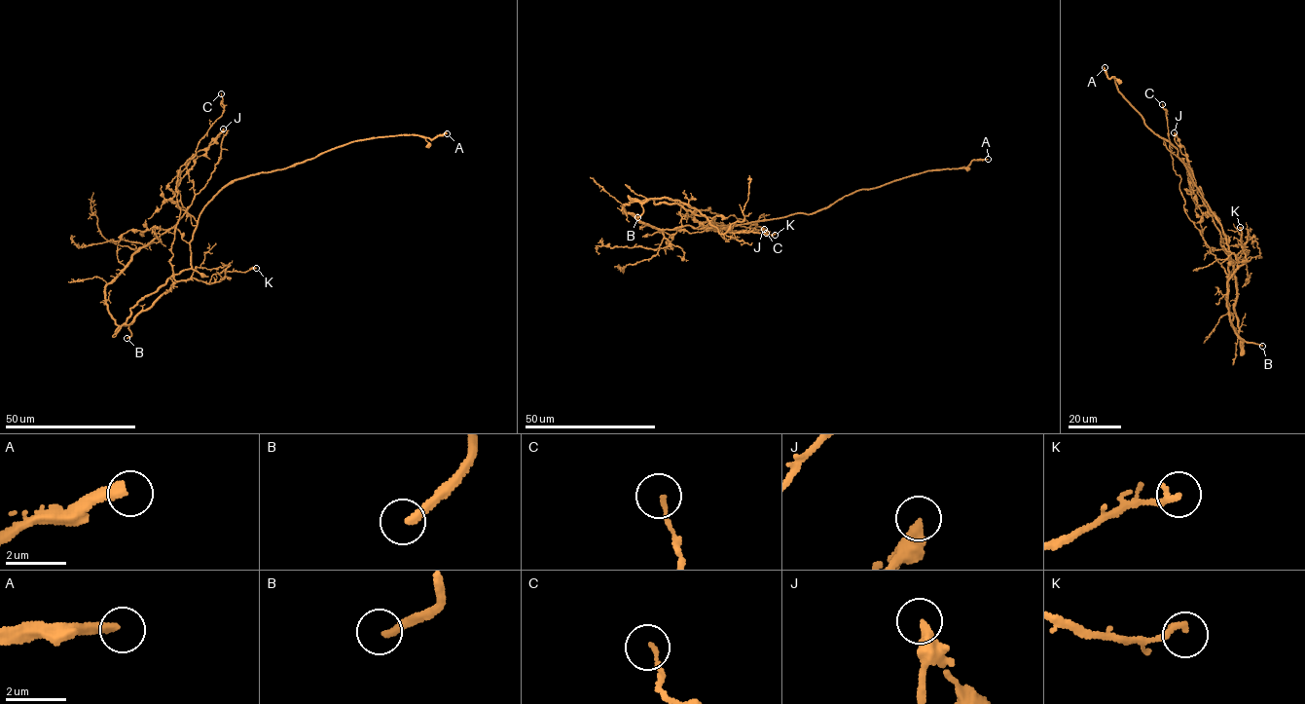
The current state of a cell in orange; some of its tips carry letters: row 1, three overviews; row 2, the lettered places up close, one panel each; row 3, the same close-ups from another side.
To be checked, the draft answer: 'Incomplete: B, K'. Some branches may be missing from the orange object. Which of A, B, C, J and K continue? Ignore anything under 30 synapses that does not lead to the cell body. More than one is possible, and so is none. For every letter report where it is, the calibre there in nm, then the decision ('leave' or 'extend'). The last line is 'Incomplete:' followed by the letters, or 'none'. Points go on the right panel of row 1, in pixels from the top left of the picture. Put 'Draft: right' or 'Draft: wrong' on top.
Draft: wrong
A: place (1105, 67); calibre 320 nm; extend
B: place (1262, 346); calibre 240 nm; extend
C: place (1162, 104); calibre 100 nm; leave
J: place (1174, 132); calibre 440 nm; leave
K: place (1240, 227); calibre 240 nm; leave
Incomplete: A, B

